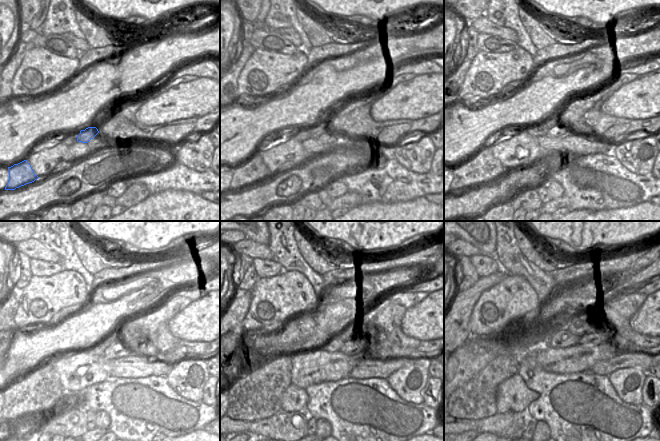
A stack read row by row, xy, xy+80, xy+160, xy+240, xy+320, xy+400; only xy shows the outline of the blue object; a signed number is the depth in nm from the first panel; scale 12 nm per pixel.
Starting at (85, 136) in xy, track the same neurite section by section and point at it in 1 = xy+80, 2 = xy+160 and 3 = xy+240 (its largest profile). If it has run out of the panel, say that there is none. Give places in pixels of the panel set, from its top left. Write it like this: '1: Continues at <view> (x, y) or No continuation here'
1: Continues at xy+80 (319, 129)
2: Continues at xy+160 (554, 120)
3: Continues at xy+240 (113, 337).

